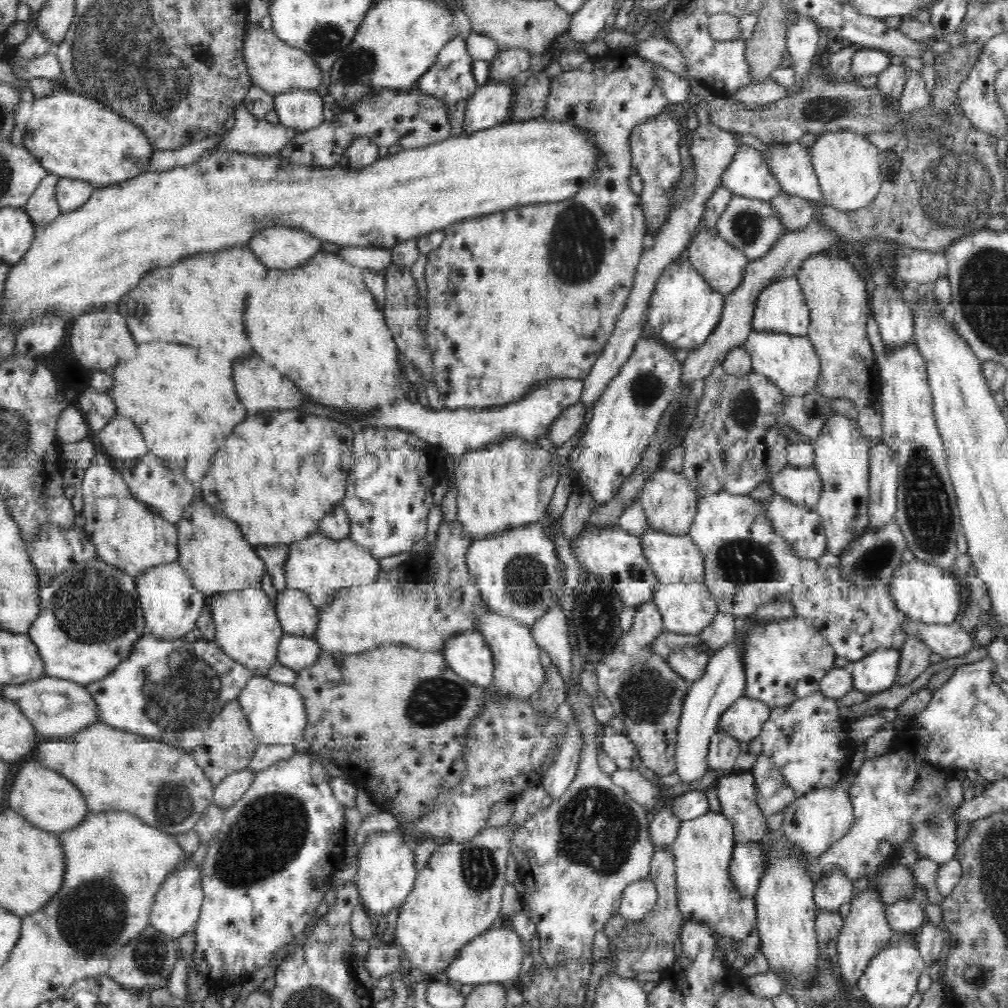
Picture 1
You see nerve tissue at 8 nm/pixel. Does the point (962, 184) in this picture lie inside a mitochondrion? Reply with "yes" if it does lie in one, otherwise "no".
yes

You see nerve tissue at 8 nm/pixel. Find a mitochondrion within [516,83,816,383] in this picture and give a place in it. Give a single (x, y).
(574, 259)

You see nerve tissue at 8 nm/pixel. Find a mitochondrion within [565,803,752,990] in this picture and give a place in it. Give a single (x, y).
(643, 938)

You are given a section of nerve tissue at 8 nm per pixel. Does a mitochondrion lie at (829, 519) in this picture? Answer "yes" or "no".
no

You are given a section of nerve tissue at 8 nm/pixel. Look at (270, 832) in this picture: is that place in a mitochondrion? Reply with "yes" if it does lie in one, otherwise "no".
yes

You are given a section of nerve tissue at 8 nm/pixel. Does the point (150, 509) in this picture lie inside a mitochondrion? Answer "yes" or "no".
no

